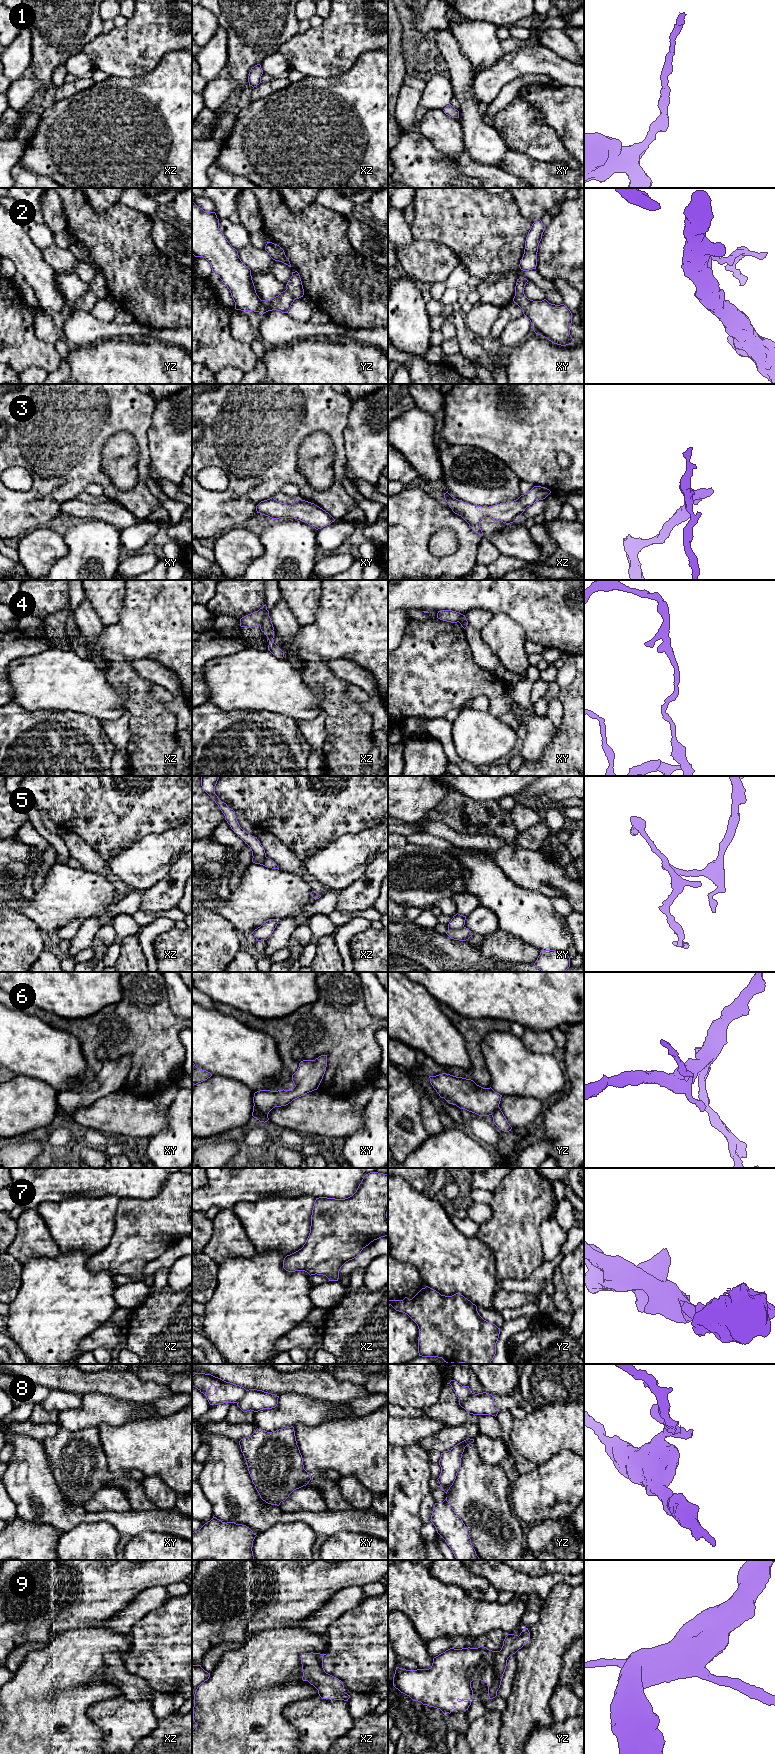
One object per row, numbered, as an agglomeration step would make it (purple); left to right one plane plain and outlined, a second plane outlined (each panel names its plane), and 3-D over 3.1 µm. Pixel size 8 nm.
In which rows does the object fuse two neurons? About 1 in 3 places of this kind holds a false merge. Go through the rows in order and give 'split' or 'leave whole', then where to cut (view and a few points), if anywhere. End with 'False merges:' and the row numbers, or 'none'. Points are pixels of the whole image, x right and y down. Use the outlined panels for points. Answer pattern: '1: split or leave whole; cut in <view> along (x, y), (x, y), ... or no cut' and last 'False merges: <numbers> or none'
1: leave whole; no cut
2: leave whole; no cut
3: leave whole; no cut
4: split; cut in xz along (268, 615), (259, 624)
5: split; cut in xy along (463, 926), (457, 929), (448, 929)
6: split; cut in xy along (254, 1104), (267, 1116)
7: leave whole; no cut
8: split; cut in yz along (472, 1393), (465, 1398), (459, 1399)
9: leave whole; no cut
False merges: 4, 5, 6, 8

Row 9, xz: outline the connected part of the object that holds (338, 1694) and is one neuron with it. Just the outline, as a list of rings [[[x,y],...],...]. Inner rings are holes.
[[[304,1653],[301,1655],[303,1681],[308,1681],[317,1690],[322,1699],[334,1699],[348,1701],[350,1695],[345,1693],[343,1682],[325,1672],[323,1668],[323,1656],[320,1653]]]

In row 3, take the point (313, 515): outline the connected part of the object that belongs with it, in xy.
[[[272,497],[261,501],[256,506],[256,511],[272,519],[294,518],[307,523],[316,530],[335,521],[328,512],[314,503],[302,499],[297,499],[293,504],[287,505]]]

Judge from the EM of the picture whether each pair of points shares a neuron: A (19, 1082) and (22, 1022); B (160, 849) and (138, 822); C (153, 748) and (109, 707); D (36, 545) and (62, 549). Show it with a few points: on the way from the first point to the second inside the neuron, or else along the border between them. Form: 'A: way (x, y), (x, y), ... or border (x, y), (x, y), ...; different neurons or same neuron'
A: border (16, 1074), (31, 1076), (42, 1081); different neurons
B: border (171, 828), (159, 833), (146, 834), (128, 847); different neurons
C: border (119, 686), (123, 686), (128, 693), (126, 709); different neurons
D: way (42, 547), (56, 548); same neuron

